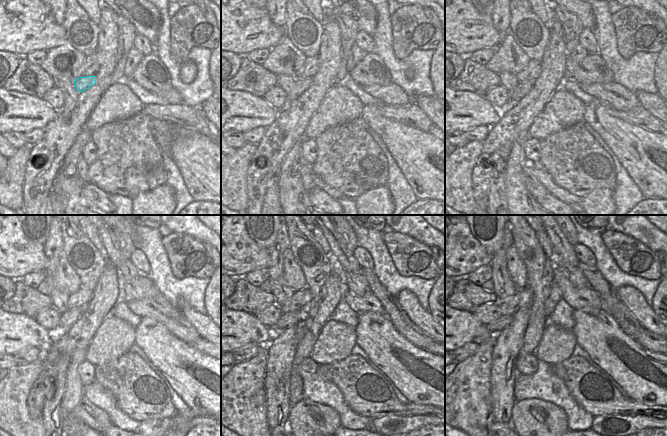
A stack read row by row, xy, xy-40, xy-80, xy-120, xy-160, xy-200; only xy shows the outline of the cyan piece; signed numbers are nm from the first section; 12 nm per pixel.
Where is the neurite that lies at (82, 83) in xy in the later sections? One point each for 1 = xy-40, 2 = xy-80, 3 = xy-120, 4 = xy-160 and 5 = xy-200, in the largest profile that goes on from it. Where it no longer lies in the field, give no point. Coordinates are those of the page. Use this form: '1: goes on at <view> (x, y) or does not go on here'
1: goes on at xy-40 (302, 85)
2: goes on at xy-80 (523, 88)
3: goes on at xy-120 (67, 319)
4: goes on at xy-160 (287, 320)
5: goes on at xy-200 (496, 326)

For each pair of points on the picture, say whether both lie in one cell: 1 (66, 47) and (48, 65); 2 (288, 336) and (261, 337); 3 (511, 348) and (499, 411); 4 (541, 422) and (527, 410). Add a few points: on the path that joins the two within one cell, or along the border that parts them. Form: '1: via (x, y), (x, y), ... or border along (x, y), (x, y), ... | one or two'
1: via (61, 52), (56, 54), (52, 60) | one
2: border along (272, 338), (267, 347) | two
3: via (503, 364), (502, 395) | one
4: via (538, 421), (530, 413) | one

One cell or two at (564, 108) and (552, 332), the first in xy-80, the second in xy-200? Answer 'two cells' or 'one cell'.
one cell

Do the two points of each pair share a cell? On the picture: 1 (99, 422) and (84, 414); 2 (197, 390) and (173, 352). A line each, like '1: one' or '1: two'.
1: one
2: one

